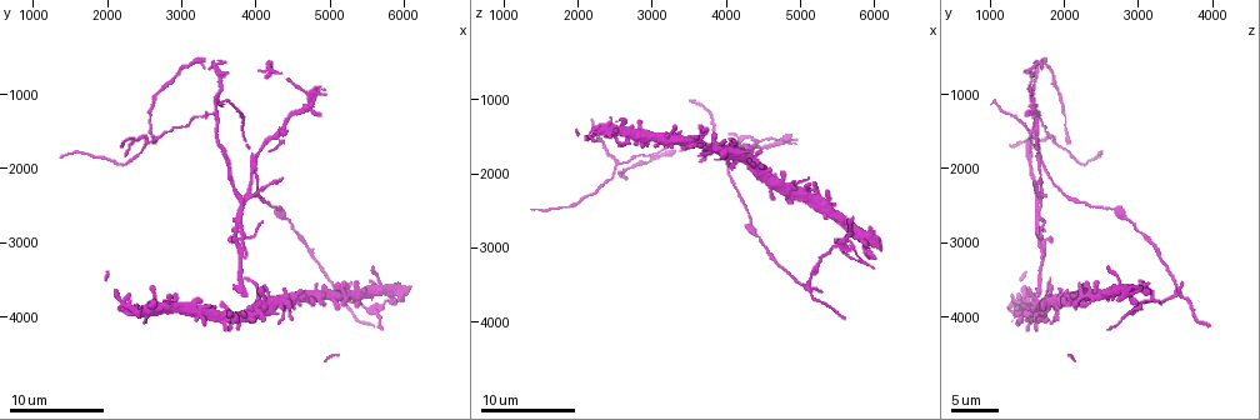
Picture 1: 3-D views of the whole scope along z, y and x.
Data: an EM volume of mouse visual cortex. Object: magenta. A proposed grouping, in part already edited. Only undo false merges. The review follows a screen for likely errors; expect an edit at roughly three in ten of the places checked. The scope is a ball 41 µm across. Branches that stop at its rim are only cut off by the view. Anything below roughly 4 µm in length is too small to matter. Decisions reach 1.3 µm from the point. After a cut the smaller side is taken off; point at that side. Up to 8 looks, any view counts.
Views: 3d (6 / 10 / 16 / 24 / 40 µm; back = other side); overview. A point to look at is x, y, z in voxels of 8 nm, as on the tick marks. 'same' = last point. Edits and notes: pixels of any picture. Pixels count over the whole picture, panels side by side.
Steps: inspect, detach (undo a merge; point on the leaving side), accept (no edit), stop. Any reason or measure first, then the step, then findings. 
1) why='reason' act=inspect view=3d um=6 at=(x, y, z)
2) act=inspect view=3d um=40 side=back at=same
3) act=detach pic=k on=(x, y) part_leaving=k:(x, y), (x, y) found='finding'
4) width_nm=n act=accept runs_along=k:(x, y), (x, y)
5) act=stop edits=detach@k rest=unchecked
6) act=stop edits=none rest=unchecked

why='four arms meet' act=inspect view=3d um=6 at=(5100, 3700, 3500)

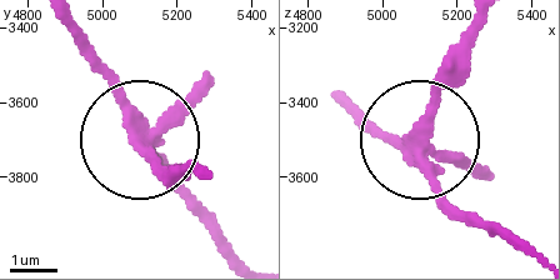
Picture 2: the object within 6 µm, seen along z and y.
arms=4 act=detach pic=2 on=(153, 166) found='two neurons meet here'

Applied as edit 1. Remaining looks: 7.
why='redraw' act=inspect view=overview

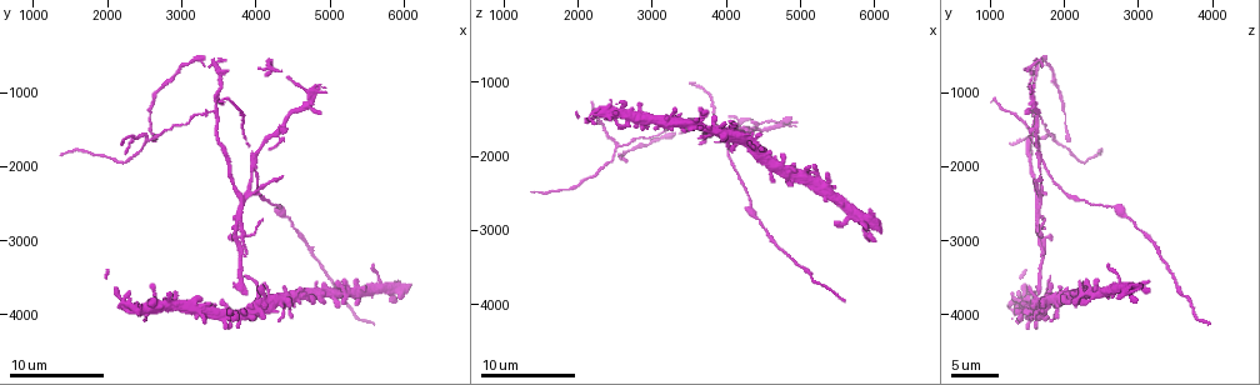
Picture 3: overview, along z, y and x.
why='thin neck' act=inspect view=3d um=10 at=(4150, 2400, 2250)

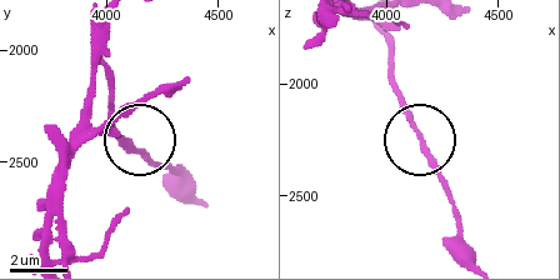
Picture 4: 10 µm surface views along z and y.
width_nm=190 act=accept runs_along=4:(471, 254), (446, 183), (390, 84) found='all the same neuron'

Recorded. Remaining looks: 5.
act=inspect view=3d um=10 at=(4000, 1950, 1650)

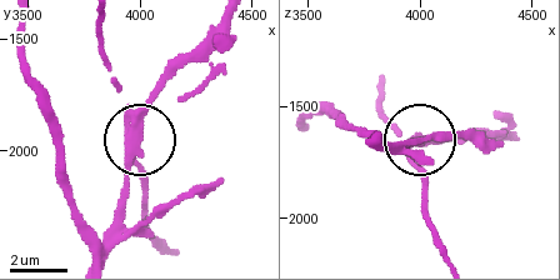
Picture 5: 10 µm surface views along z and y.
act=detach pic=5 on=(160, 81) part_leaving=5:(134, 115), (124, 205), (90, 226), (26, 61), (26, 26) found='two neurons meet here'

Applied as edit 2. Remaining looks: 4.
act=stop edits=detach@2,detach@5 rest=unchecked

